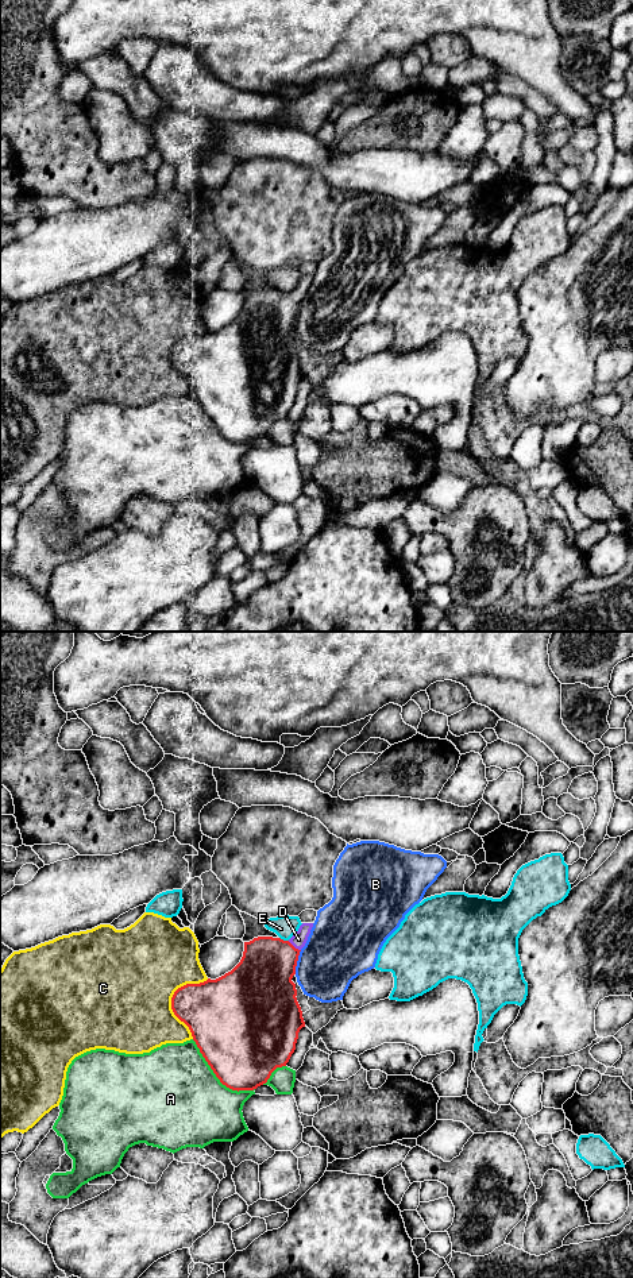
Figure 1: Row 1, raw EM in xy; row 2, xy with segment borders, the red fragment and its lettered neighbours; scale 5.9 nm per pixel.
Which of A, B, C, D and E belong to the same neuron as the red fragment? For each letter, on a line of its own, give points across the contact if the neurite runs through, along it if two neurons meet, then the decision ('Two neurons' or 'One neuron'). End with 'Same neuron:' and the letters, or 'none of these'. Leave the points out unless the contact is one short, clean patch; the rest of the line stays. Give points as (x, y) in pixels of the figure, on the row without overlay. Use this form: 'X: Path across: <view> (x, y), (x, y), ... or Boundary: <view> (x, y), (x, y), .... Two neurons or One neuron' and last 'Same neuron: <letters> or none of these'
A: Two neurons
B: Two neurons
C: Two neurons
D: One neuron
E: Two neurons
Same neuron: D

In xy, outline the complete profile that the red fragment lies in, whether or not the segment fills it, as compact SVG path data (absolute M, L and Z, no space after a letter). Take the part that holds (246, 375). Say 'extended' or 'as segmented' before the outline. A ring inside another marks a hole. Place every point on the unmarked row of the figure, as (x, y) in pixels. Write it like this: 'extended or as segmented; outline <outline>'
extended; outline M302 275L289 293L258 289L244 294L243 309L231 324L174 344L174 367L189 379L200 405L227 440L238 444L256 441L277 420L286 418L294 405L305 374L292 331L312 279L313 275Z

